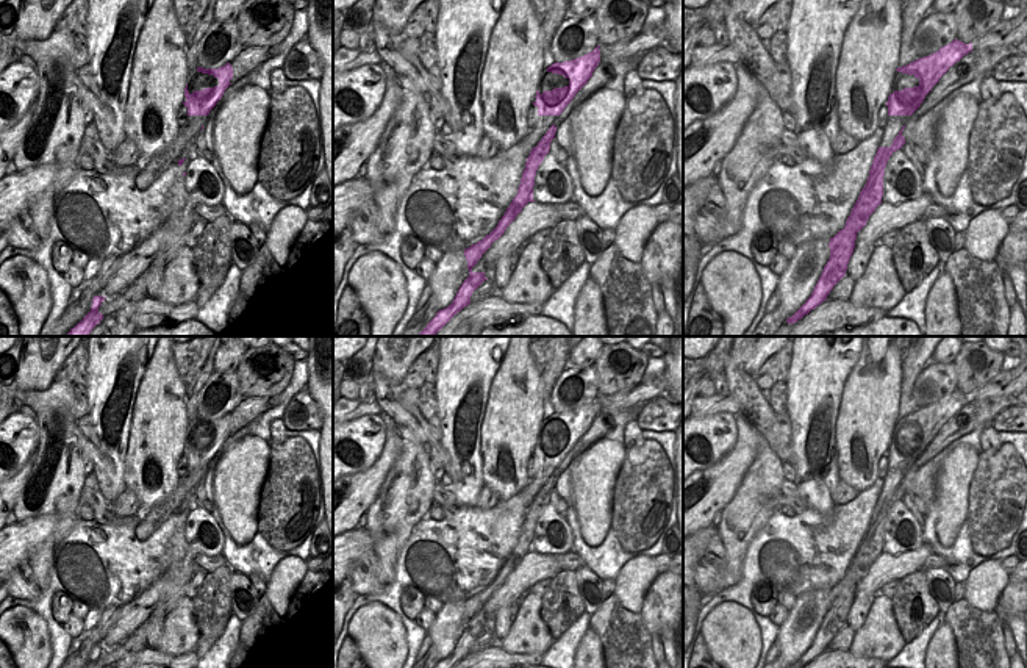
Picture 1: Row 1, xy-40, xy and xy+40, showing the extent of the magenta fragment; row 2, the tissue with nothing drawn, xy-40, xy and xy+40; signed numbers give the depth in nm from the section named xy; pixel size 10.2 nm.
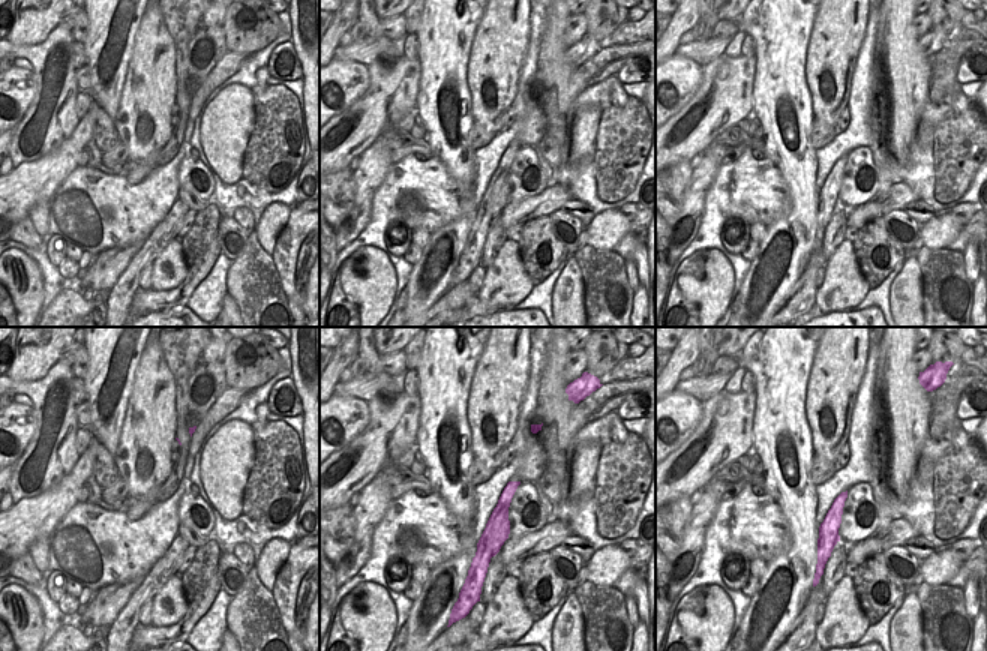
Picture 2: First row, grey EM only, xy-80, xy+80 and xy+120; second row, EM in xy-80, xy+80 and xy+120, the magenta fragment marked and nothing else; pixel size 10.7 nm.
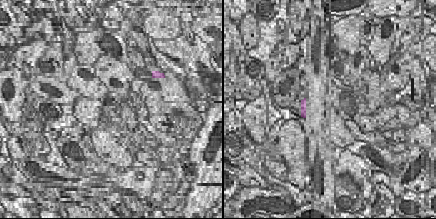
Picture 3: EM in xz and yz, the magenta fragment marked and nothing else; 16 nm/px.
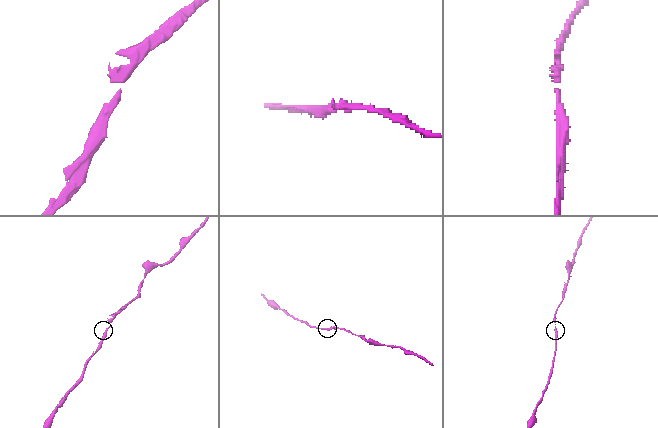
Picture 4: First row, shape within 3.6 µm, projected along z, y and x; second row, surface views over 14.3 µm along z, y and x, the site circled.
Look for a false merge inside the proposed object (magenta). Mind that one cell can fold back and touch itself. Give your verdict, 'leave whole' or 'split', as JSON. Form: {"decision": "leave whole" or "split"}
{"decision": "leave whole"}

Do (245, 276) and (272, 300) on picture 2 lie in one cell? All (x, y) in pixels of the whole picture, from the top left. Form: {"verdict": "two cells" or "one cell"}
{"verdict": "one cell"}

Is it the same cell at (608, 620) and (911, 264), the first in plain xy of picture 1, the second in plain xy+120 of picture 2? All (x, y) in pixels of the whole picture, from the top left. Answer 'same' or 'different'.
different

